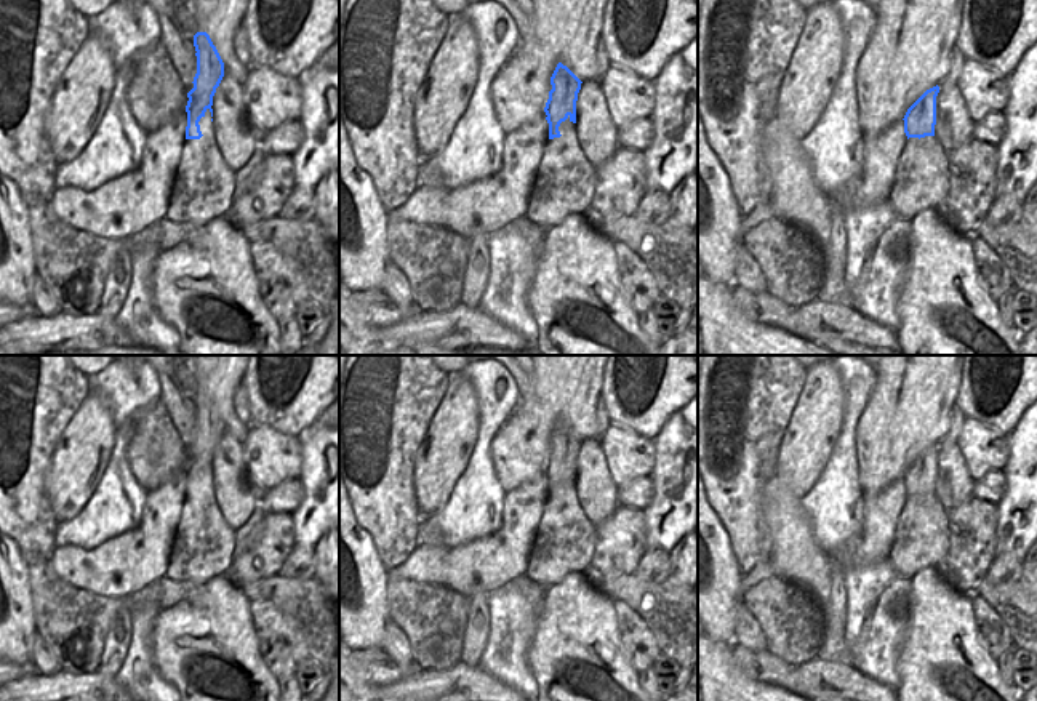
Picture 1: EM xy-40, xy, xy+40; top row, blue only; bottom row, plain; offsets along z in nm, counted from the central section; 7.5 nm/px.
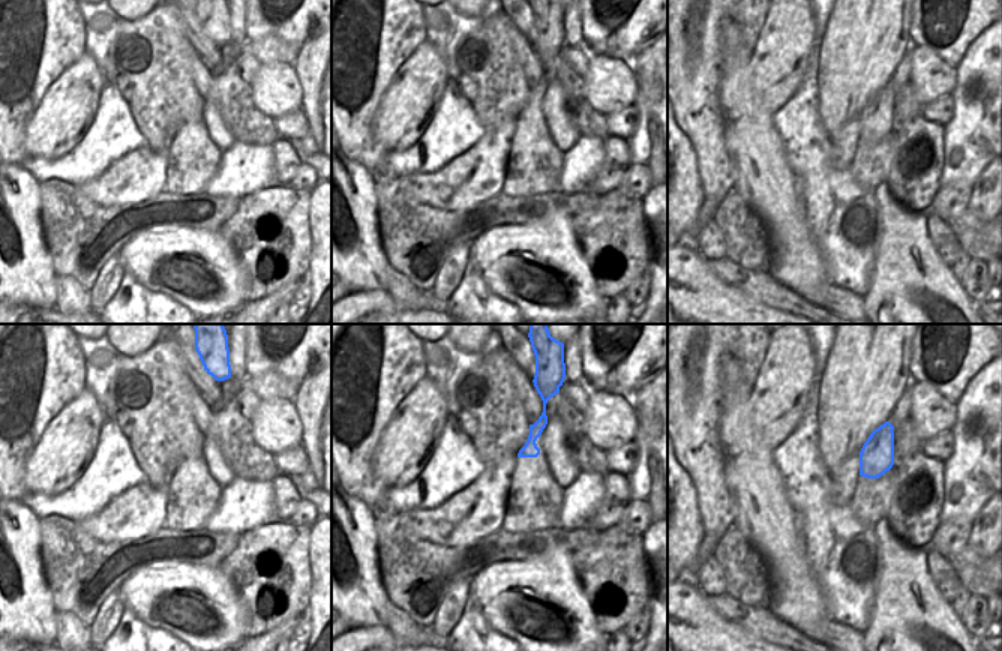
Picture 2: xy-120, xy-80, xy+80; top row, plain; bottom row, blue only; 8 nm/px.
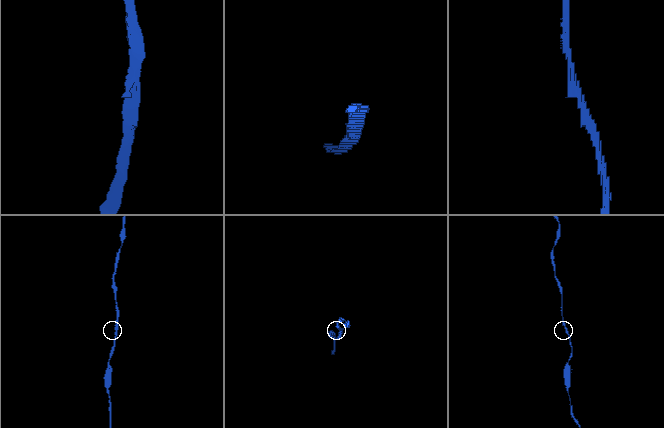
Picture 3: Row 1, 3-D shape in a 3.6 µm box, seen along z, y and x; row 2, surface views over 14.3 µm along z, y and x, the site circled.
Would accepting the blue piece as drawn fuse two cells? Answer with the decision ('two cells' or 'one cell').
one cell

